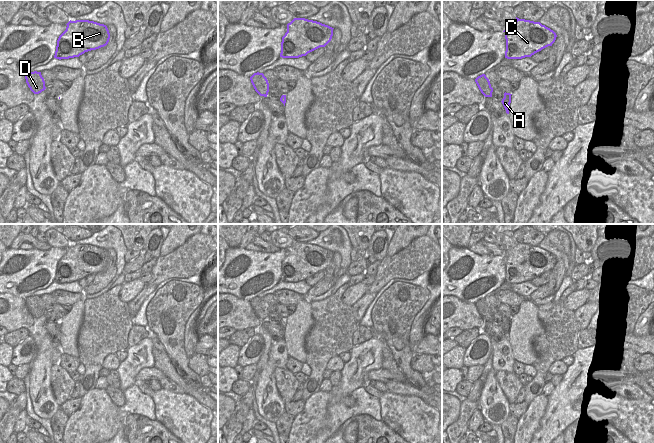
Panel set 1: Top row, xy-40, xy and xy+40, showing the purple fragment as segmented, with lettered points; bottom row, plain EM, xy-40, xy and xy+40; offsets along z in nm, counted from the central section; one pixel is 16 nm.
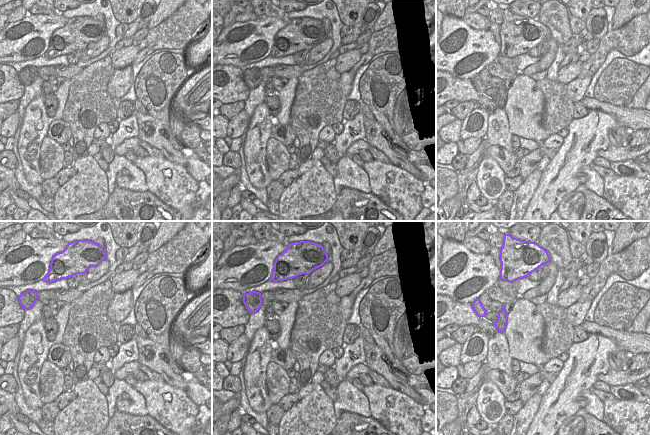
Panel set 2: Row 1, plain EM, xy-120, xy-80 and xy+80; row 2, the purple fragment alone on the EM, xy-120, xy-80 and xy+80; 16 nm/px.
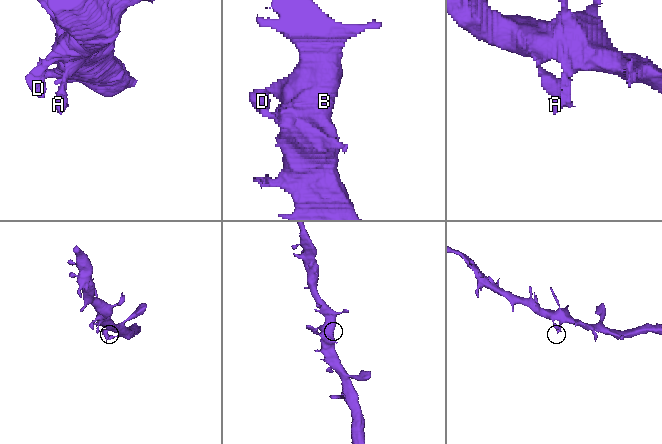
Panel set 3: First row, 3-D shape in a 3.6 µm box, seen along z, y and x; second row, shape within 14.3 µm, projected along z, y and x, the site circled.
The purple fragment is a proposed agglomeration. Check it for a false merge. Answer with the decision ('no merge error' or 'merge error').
no merge error

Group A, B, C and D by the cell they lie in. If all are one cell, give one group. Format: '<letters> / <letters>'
A B C D

